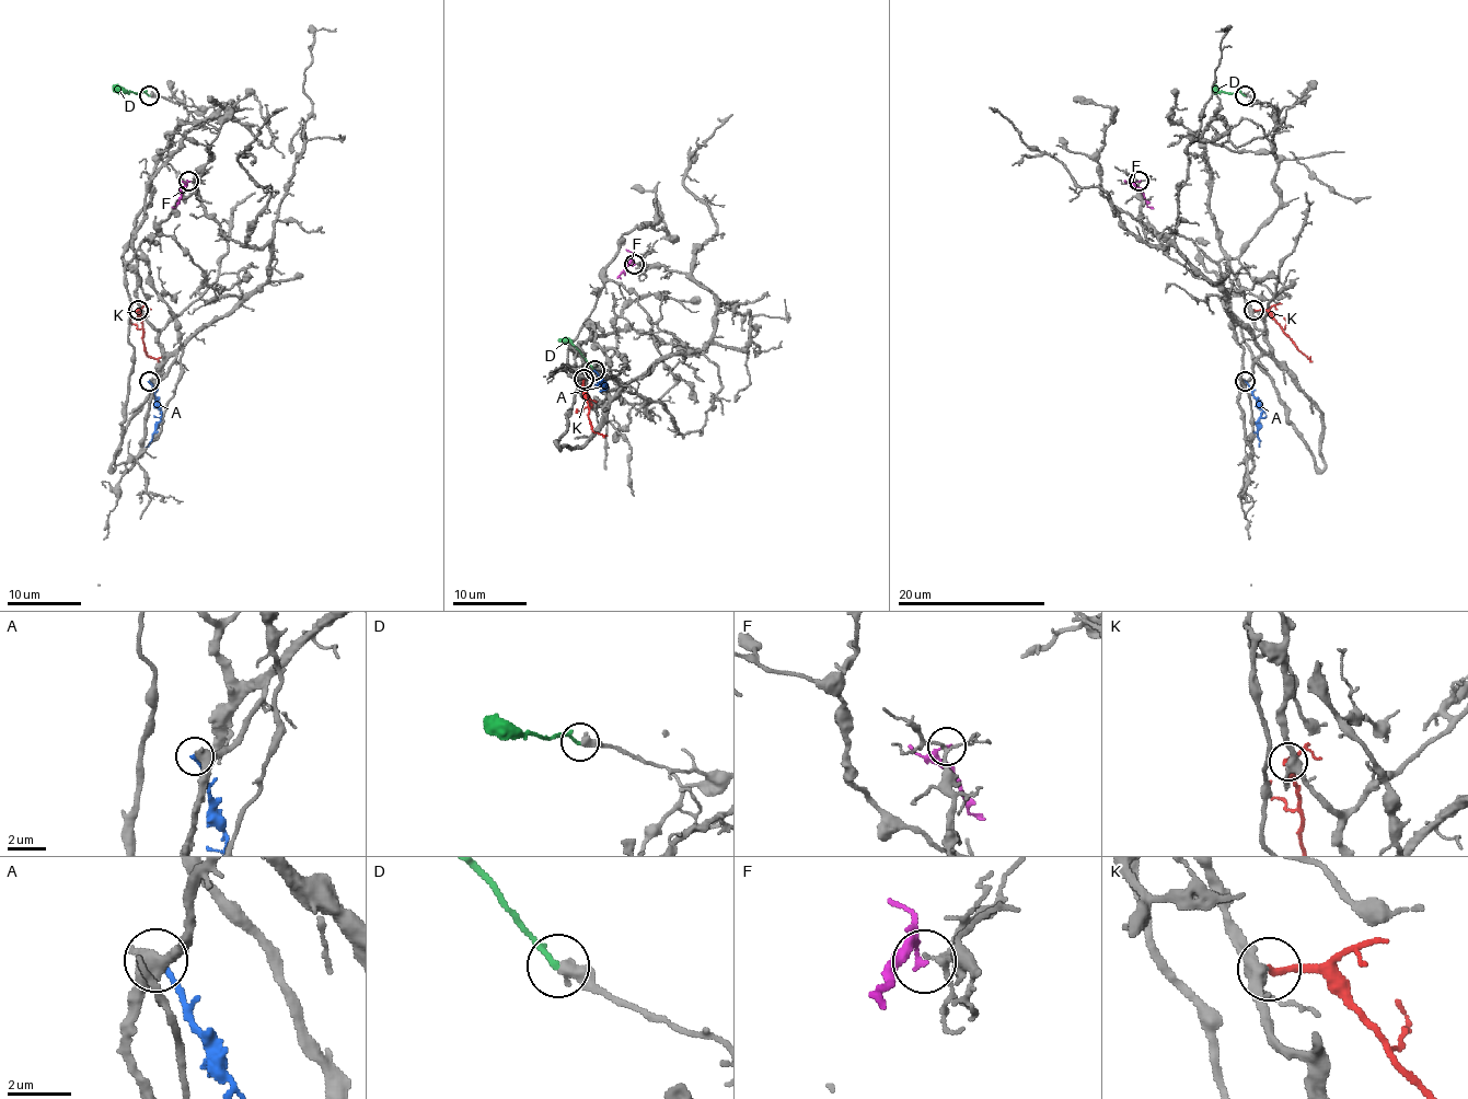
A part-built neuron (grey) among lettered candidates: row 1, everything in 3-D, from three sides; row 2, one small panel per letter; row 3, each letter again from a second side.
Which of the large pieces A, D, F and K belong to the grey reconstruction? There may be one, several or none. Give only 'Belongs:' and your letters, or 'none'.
Belongs: D

